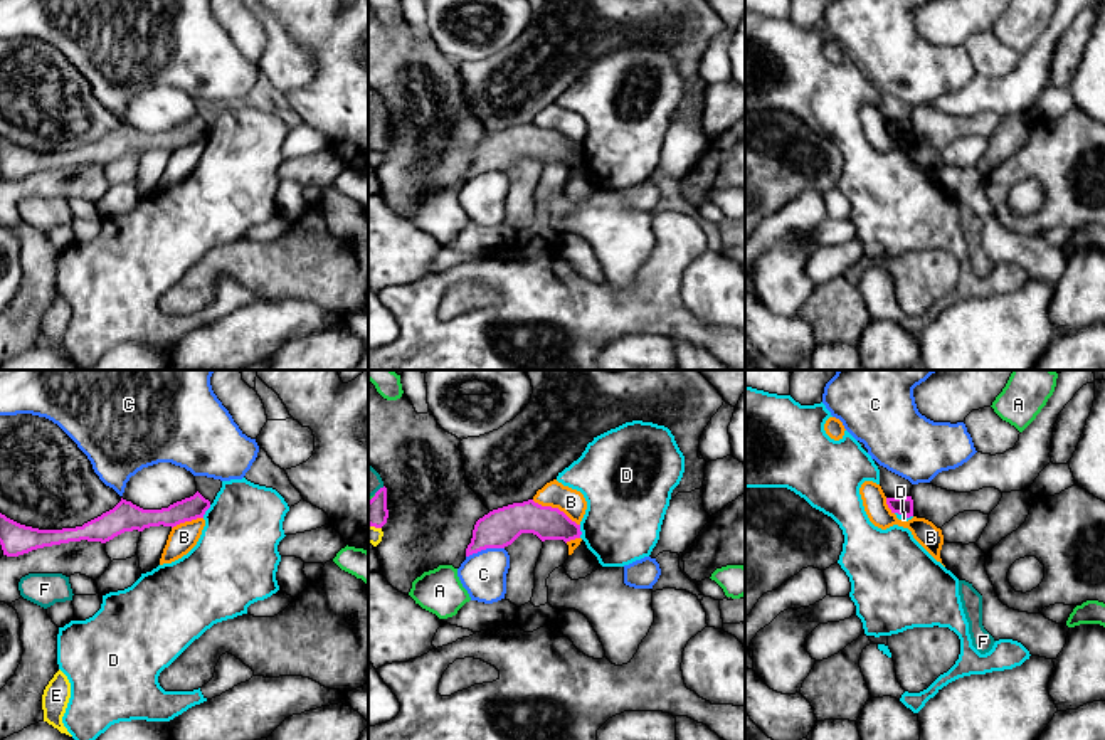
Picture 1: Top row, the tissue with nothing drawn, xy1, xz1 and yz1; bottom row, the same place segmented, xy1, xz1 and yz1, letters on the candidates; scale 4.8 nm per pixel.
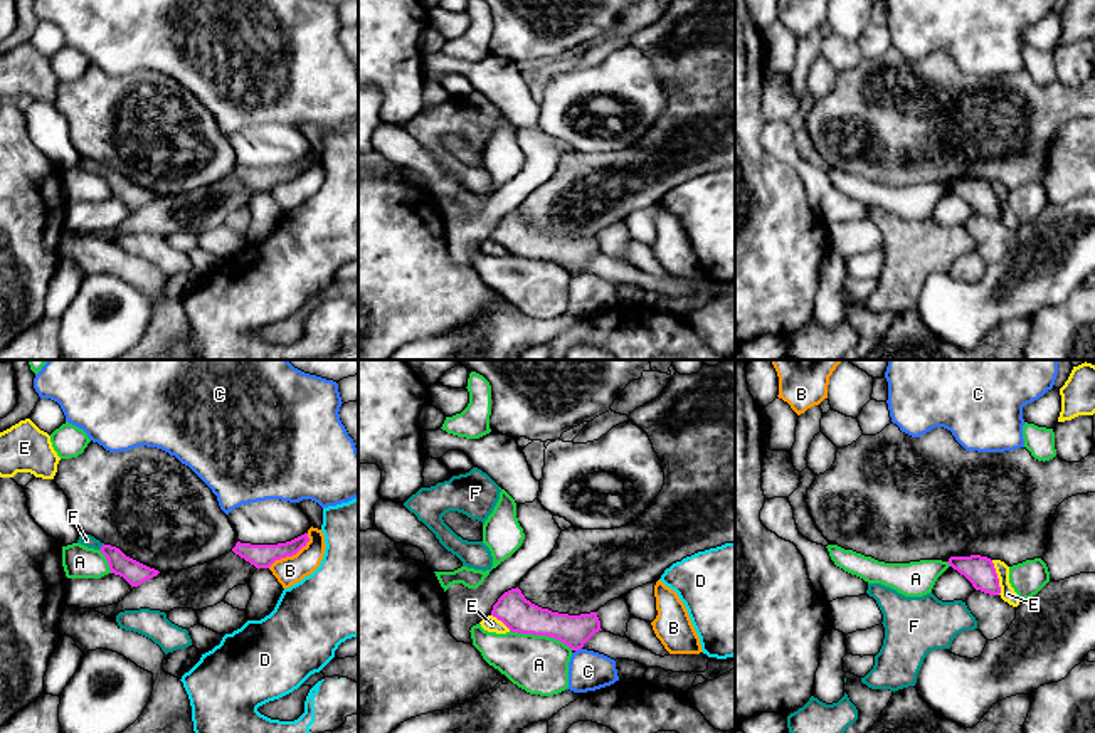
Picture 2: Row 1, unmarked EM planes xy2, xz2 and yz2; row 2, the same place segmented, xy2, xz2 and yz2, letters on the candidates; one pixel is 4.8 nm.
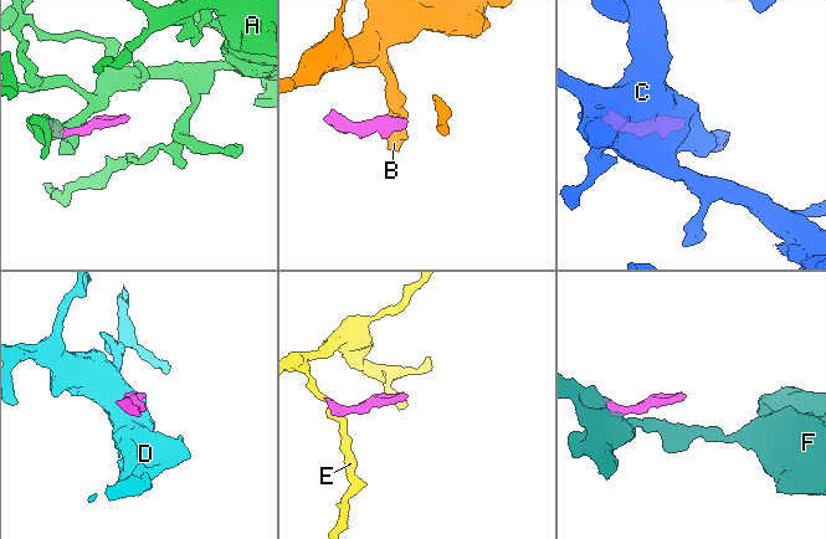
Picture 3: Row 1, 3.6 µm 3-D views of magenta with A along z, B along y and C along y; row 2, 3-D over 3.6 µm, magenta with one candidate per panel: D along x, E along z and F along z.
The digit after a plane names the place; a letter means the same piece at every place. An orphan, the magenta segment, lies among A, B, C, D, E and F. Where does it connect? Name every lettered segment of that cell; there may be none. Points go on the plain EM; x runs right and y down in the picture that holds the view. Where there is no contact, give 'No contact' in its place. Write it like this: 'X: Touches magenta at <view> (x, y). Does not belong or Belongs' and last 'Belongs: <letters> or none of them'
A: Touches magenta at xz2 (542, 258). Does not belong
B: Touches magenta at xy2 (291, 179). Does not belong
C: Touches magenta at xz1 (485, 172). Does not belong
D: Touches magenta at xy1 (206, 133). Does not belong
E: Touches magenta at yz2 (996, 200). Does not belong
F: Touches magenta at xy2 (101, 170). Belongs
Belongs: F

